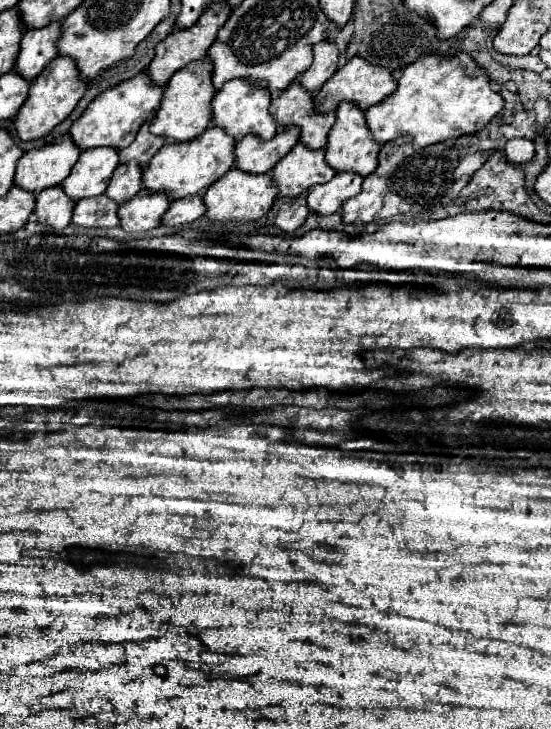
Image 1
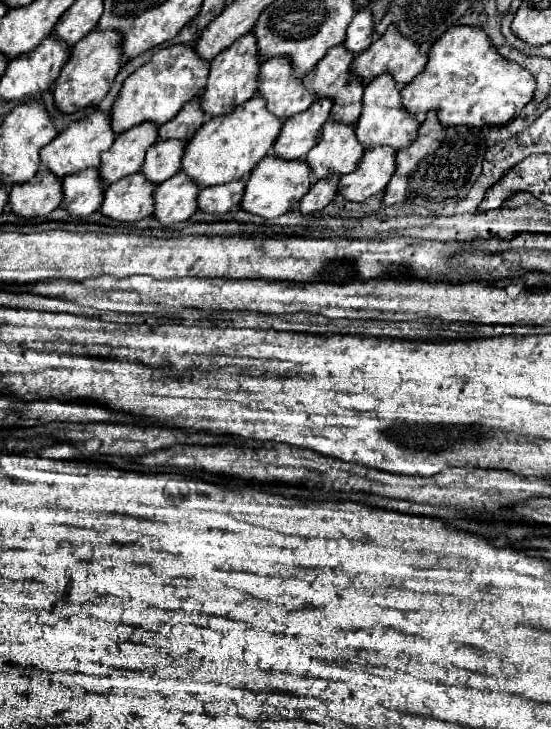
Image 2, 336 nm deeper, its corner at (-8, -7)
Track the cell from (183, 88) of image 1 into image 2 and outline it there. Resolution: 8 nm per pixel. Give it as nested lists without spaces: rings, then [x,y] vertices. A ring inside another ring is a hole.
[[[247,33],[241,39],[237,39],[231,47],[221,51],[213,61],[211,61],[211,71],[207,79],[207,87],[201,95],[201,107],[207,113],[207,117],[217,117],[229,113],[235,105],[241,105],[249,101],[257,93],[259,85],[259,49],[255,43],[255,35]]]

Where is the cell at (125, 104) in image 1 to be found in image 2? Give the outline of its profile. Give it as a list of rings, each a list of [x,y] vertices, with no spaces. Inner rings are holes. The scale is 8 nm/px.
[[[173,45],[155,51],[151,61],[147,61],[143,67],[139,67],[125,79],[119,99],[115,101],[115,107],[111,111],[113,131],[119,135],[143,121],[153,121],[157,125],[167,123],[171,117],[179,113],[179,109],[185,103],[203,93],[207,75],[209,75],[209,63],[199,59],[193,45]]]

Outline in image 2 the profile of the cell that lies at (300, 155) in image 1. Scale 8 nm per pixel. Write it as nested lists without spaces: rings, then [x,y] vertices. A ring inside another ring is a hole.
[[[329,119],[323,125],[319,143],[309,151],[307,163],[317,179],[327,175],[345,175],[355,171],[363,147],[355,139],[355,125]]]

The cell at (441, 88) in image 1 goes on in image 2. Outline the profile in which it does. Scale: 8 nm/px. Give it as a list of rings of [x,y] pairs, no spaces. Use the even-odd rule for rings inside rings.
[[[449,27],[447,35],[441,35],[433,47],[429,49],[429,61],[423,73],[419,73],[411,83],[407,83],[401,89],[403,105],[411,115],[425,115],[427,111],[437,109],[437,117],[441,125],[467,125],[467,127],[483,127],[483,125],[505,125],[509,123],[531,99],[535,91],[535,79],[533,75],[523,69],[521,65],[503,59],[491,39],[487,39],[487,33],[479,27]]]

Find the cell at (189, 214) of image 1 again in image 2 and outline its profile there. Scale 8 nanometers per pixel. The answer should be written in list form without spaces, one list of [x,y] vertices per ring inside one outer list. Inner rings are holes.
[[[245,181],[227,183],[227,187],[203,187],[199,193],[199,209],[205,213],[227,213],[241,203]]]

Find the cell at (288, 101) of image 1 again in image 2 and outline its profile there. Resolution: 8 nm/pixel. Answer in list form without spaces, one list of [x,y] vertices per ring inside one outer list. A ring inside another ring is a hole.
[[[337,45],[329,49],[327,55],[315,65],[315,69],[303,77],[303,85],[307,89],[313,89],[319,97],[335,99],[331,117],[341,123],[355,123],[355,119],[359,119],[359,111],[363,105],[363,79],[355,79],[355,75],[351,75],[351,69],[349,69],[351,61],[353,61],[351,51],[347,51],[343,45]]]

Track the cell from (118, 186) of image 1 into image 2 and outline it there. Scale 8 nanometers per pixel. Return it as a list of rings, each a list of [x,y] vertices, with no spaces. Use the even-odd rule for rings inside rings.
[[[175,139],[155,143],[151,149],[147,149],[147,157],[143,163],[143,173],[155,183],[163,183],[167,177],[173,177],[181,167],[181,157],[183,157],[183,147],[185,143],[179,143]]]

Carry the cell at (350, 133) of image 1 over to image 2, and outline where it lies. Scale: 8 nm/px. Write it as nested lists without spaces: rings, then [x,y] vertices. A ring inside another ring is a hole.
[[[379,75],[379,79],[367,83],[365,97],[363,97],[363,111],[357,121],[357,139],[365,147],[373,147],[373,145],[387,145],[393,149],[409,147],[415,141],[421,123],[417,117],[409,115],[401,103],[403,101],[401,101],[399,85],[395,83],[395,79],[391,79],[391,75]]]

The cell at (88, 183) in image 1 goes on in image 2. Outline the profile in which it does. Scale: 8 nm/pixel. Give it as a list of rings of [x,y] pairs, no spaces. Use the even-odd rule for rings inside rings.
[[[139,123],[139,127],[117,135],[111,149],[101,153],[101,179],[111,185],[125,175],[141,171],[145,151],[157,141],[157,137],[157,127],[151,127],[151,123]]]

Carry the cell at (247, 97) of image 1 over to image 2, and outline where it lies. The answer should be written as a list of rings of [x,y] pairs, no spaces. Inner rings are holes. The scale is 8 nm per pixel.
[[[289,57],[267,59],[261,65],[259,95],[267,99],[267,109],[281,119],[307,111],[317,99],[315,91],[303,87],[303,81],[293,71]]]

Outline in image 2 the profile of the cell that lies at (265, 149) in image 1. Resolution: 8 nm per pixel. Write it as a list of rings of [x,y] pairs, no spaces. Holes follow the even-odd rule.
[[[317,99],[305,113],[299,113],[283,123],[281,135],[273,145],[273,153],[281,159],[305,159],[307,151],[319,141],[319,131],[331,115],[333,99]]]

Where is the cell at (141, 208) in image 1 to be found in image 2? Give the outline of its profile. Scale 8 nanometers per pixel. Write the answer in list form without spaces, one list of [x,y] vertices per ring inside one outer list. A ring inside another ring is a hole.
[[[179,171],[155,191],[155,217],[163,225],[173,225],[189,219],[197,211],[199,187]]]

